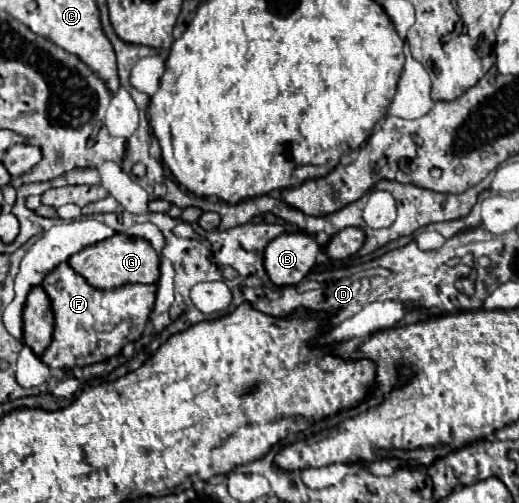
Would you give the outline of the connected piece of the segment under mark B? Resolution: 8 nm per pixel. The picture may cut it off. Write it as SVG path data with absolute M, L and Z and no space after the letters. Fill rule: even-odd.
M304 231L282 233L266 247L264 267L276 287L296 285L314 267L320 245Z

